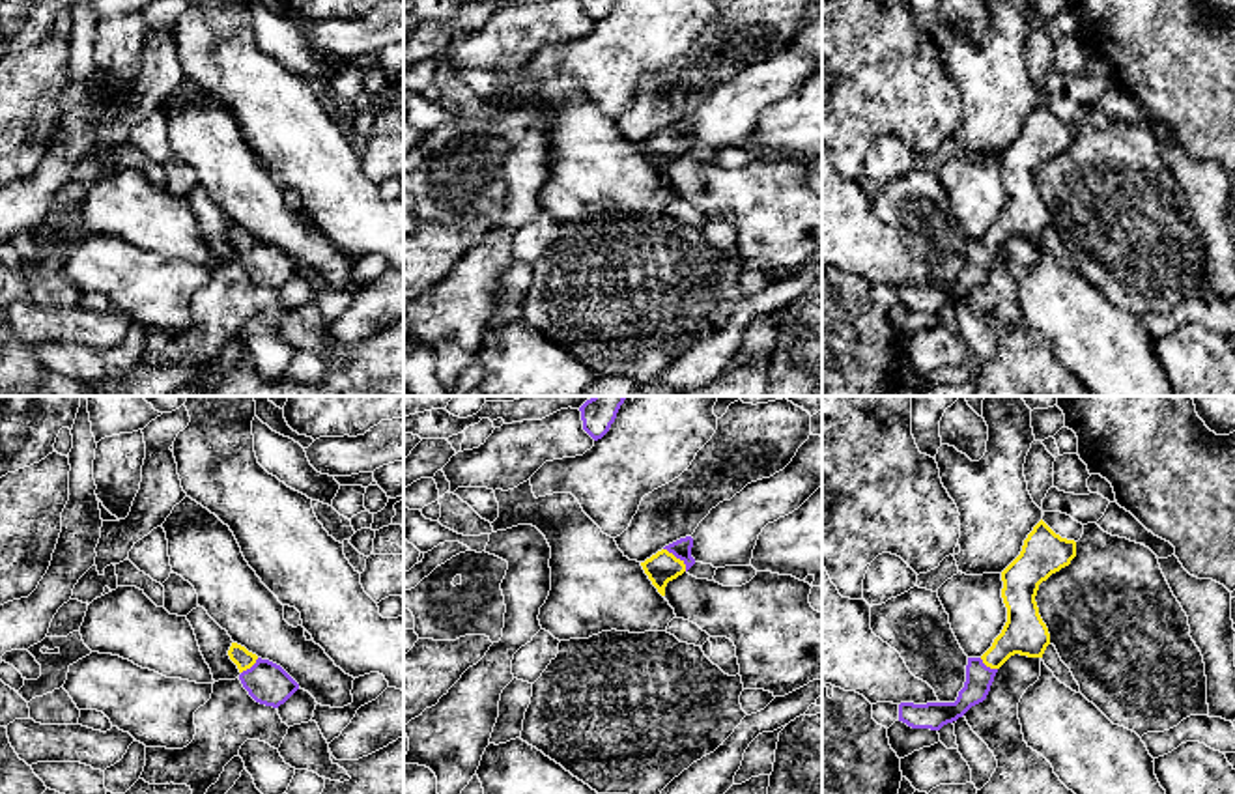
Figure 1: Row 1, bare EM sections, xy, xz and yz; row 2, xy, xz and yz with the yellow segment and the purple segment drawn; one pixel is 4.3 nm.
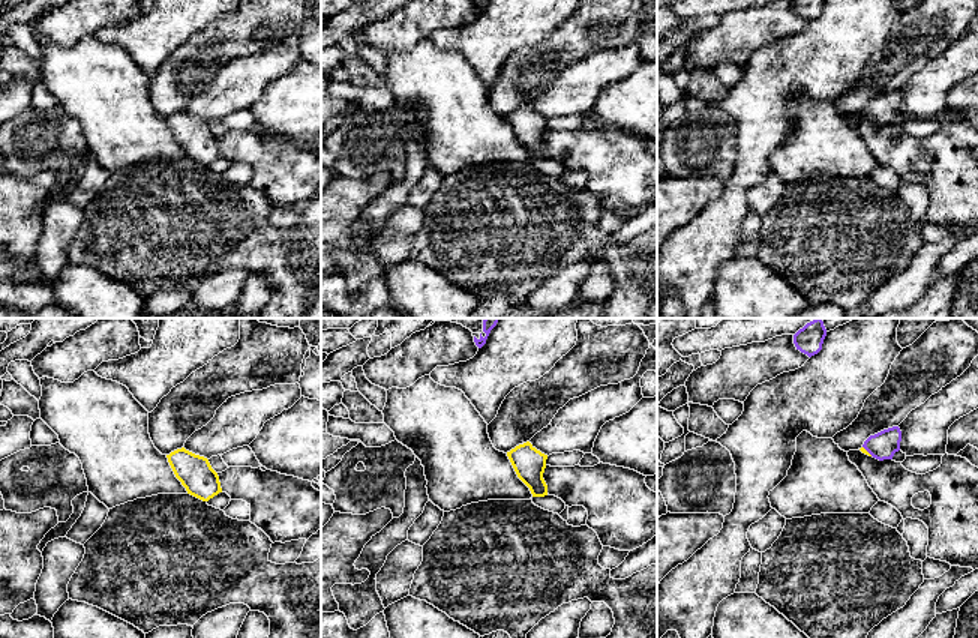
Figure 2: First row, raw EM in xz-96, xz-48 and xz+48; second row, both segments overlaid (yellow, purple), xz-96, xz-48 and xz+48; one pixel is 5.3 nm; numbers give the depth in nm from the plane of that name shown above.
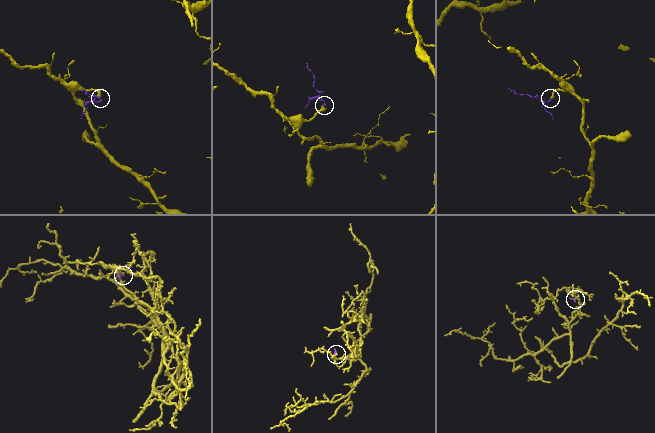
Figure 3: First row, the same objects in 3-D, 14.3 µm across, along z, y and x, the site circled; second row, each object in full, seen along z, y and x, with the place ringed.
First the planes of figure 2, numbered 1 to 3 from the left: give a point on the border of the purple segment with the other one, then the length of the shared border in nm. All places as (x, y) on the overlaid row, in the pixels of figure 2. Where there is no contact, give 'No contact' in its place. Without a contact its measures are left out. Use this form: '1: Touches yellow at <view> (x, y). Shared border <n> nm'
1: No contact
2: No contact
3: Touches yellow at xz+48 (866, 451). Shared border 80 nm

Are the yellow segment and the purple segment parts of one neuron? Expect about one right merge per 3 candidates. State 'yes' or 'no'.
yes

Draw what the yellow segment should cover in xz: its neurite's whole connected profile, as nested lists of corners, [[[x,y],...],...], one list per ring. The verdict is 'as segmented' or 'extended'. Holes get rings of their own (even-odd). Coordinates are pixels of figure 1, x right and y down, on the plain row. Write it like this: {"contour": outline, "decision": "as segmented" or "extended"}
{"contour": [[[686,118],[665,127],[661,133],[641,144],[645,155],[661,177],[665,177],[665,168],[669,163],[676,161],[695,146],[691,129],[693,120]]], "decision": "extended"}

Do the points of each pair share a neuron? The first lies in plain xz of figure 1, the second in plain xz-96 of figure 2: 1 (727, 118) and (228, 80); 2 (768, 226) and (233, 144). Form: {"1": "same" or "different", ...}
{"1": "same", "2": "same"}

